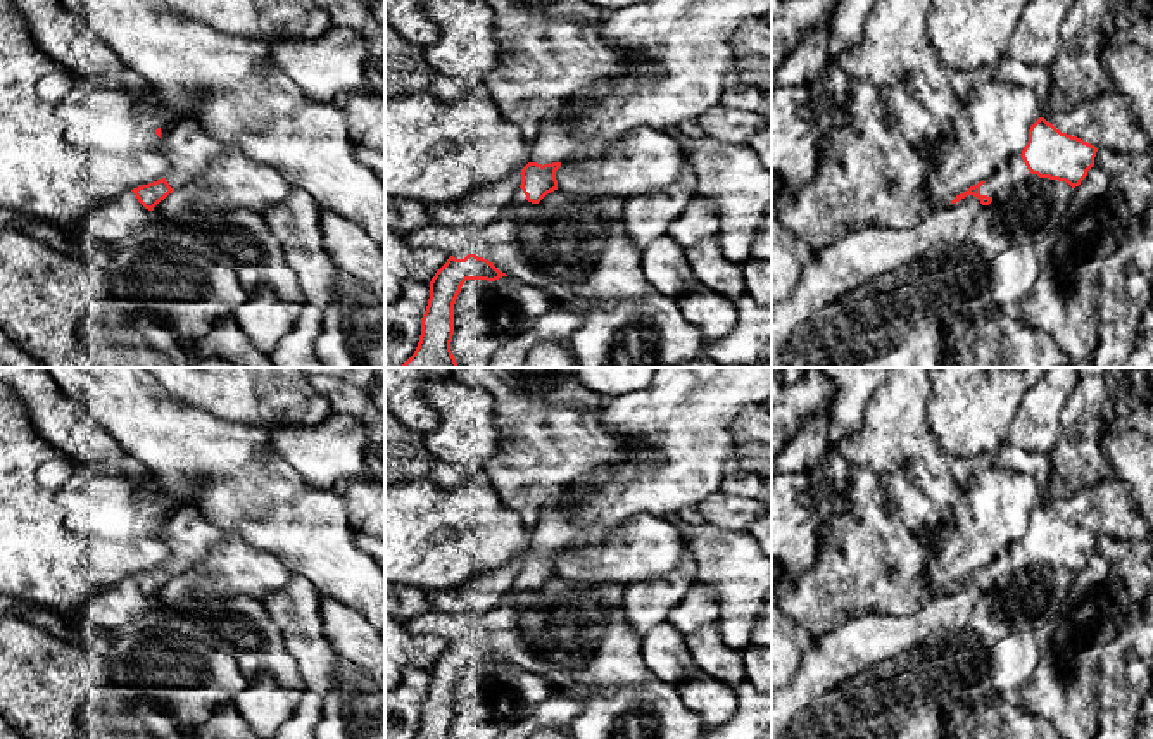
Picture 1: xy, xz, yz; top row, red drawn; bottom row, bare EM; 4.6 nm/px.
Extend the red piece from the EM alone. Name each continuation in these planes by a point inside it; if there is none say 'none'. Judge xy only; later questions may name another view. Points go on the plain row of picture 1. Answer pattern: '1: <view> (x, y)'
1: xy (189, 537)

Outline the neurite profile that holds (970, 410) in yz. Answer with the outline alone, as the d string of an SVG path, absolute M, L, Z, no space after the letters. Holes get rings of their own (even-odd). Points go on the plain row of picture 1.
M936 368L927 407L939 447L973 463L1005 440L1024 395L1051 368Z

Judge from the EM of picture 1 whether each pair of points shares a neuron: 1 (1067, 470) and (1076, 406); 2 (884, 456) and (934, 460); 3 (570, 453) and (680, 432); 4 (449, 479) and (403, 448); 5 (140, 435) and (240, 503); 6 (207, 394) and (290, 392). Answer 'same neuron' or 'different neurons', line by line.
1: same neuron
2: same neuron
3: different neurons
4: same neuron
5: same neuron
6: same neuron

